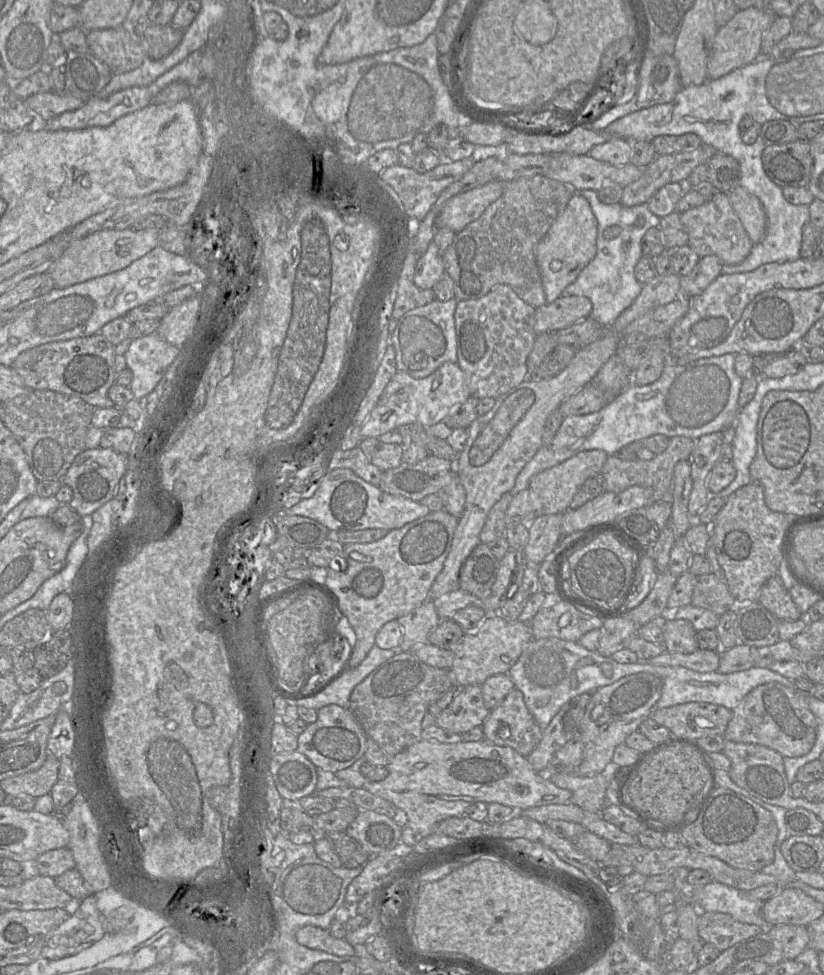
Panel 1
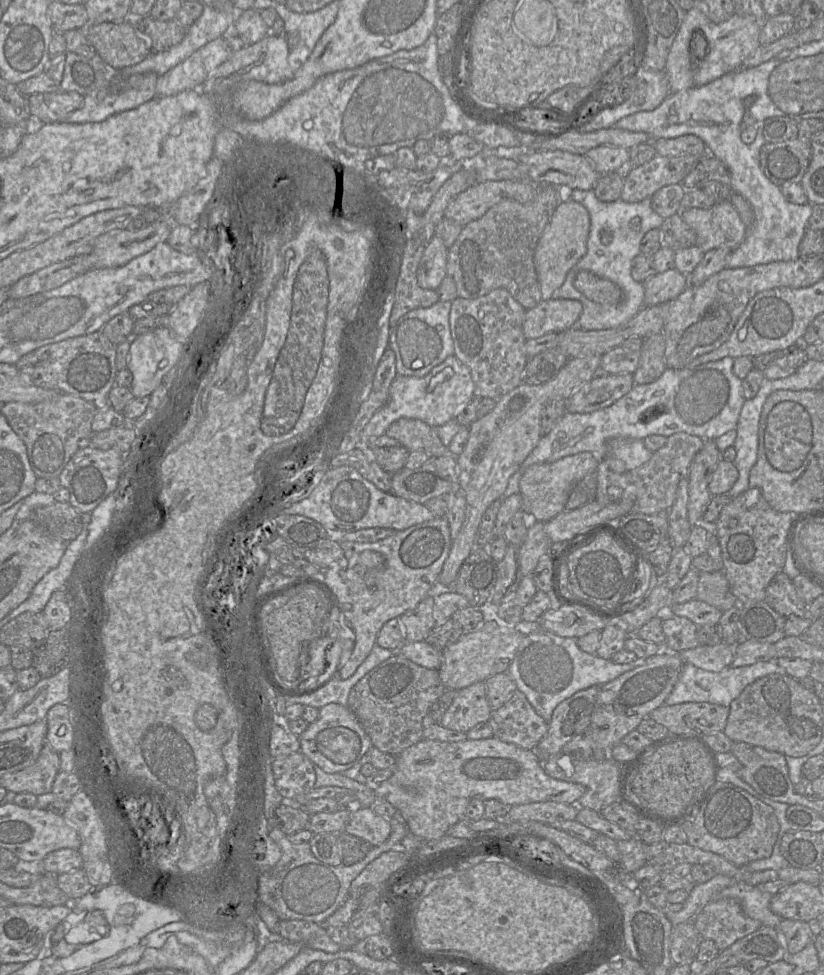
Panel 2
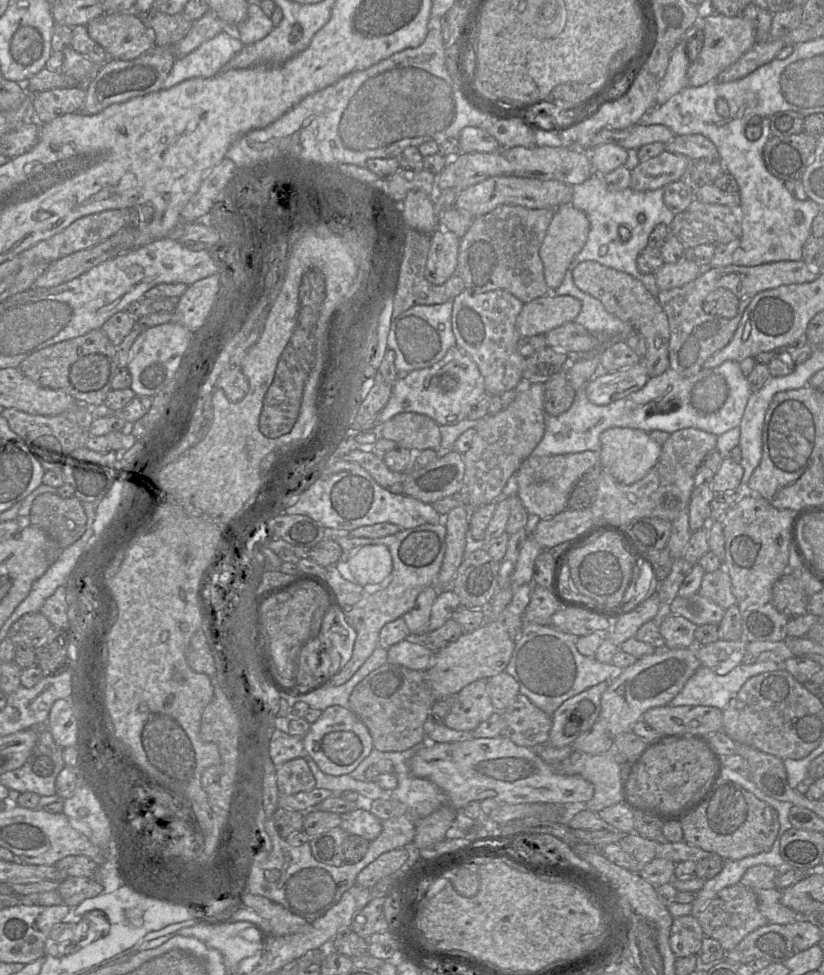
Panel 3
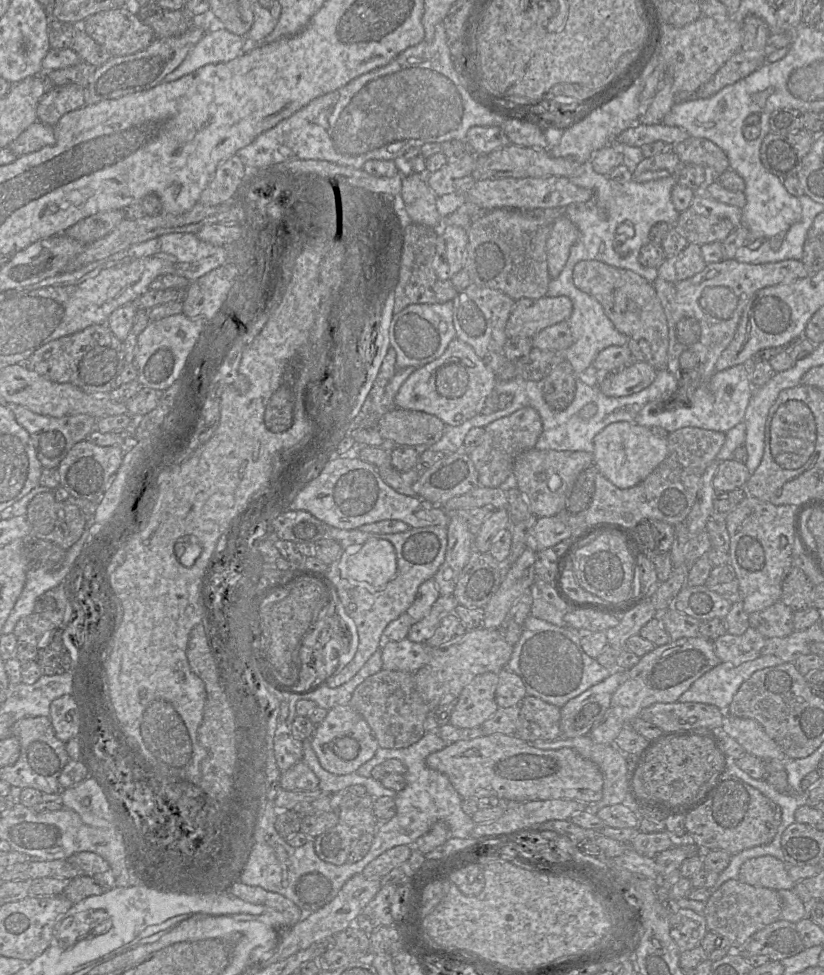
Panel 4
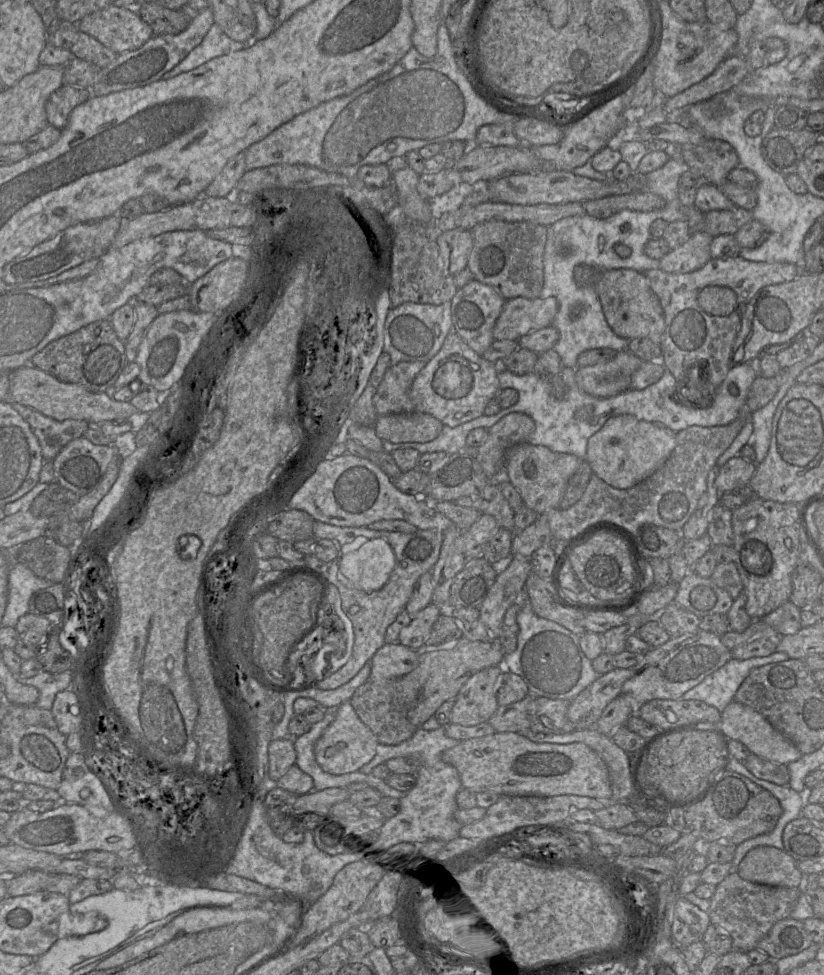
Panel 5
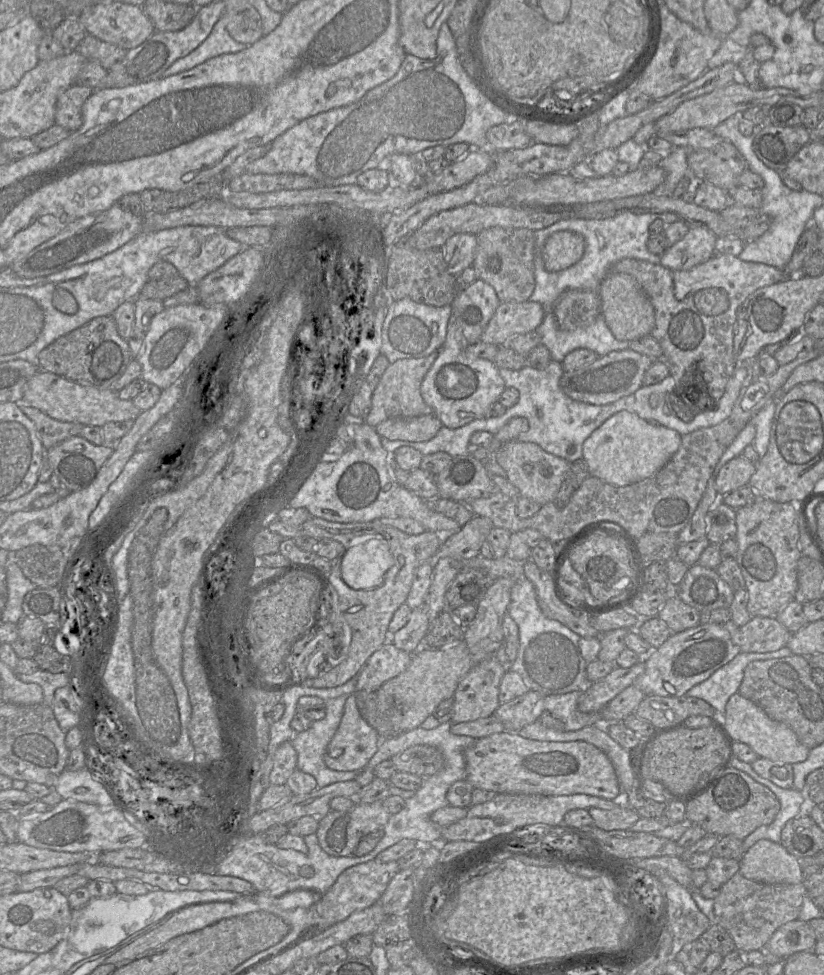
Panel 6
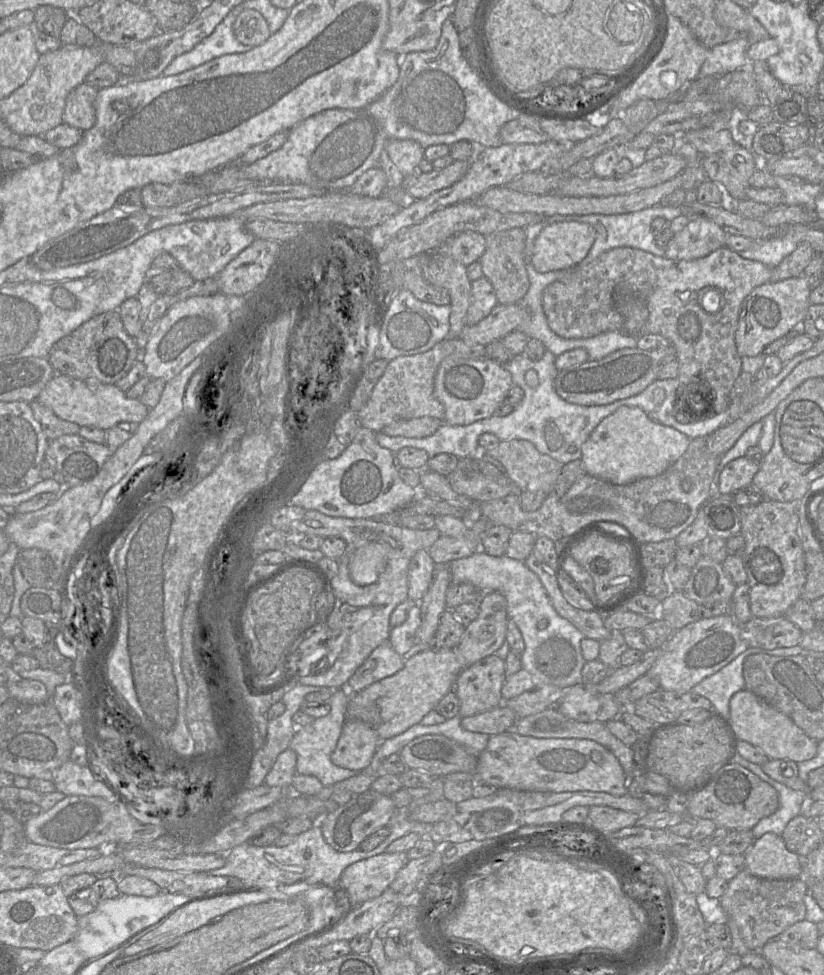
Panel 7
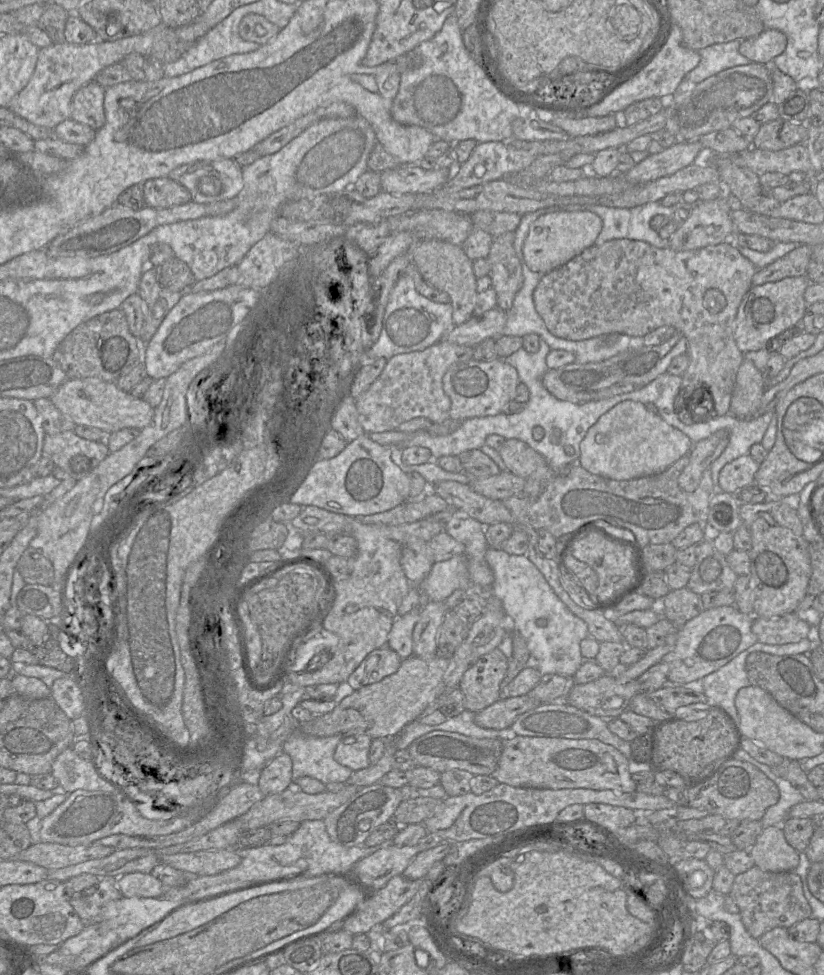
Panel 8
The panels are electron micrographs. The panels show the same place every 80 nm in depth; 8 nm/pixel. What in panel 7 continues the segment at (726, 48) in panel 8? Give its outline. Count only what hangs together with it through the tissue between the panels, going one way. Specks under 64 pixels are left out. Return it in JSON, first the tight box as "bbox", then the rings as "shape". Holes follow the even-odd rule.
{"bbox":[697,37,752,78],"shape":[[[741,37],[708,49],[697,78],[719,77],[749,66],[752,63],[746,54],[749,44],[747,37]]]}

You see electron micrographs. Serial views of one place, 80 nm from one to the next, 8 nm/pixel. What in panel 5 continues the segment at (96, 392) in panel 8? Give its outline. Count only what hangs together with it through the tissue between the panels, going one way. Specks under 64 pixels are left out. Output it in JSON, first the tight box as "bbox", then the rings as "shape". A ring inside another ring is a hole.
{"bbox":[4,364,138,424],"shape":[[[30,364],[11,372],[9,389],[10,400],[4,402],[20,403],[57,421],[73,419],[85,420],[89,424],[100,424],[106,420],[129,418],[138,412],[130,402],[113,399],[110,392],[90,392],[80,385],[63,382]]]}

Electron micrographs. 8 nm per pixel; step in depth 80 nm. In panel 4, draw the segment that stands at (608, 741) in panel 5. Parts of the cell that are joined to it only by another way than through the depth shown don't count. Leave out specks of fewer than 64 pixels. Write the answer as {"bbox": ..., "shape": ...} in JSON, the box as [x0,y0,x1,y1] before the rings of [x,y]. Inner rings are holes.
{"bbox":[530,735,627,809],"shape":[[[583,735],[575,738],[556,739],[552,741],[536,740],[530,743],[531,746],[543,750],[556,750],[561,748],[571,748],[586,759],[594,762],[600,769],[603,776],[603,796],[600,801],[594,804],[594,809],[605,806],[627,803],[627,761],[625,754],[620,747],[614,743],[601,744],[595,742],[589,735]]]}

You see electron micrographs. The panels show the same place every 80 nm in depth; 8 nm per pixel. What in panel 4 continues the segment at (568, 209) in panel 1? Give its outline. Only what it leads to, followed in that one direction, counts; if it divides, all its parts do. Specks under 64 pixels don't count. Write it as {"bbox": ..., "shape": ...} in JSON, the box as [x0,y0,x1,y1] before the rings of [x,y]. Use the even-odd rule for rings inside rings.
{"bbox":[546,215,579,279],"shape":[[[565,215],[557,217],[551,224],[546,241],[548,273],[551,279],[559,276],[570,254],[571,247],[579,238],[576,225]]]}

